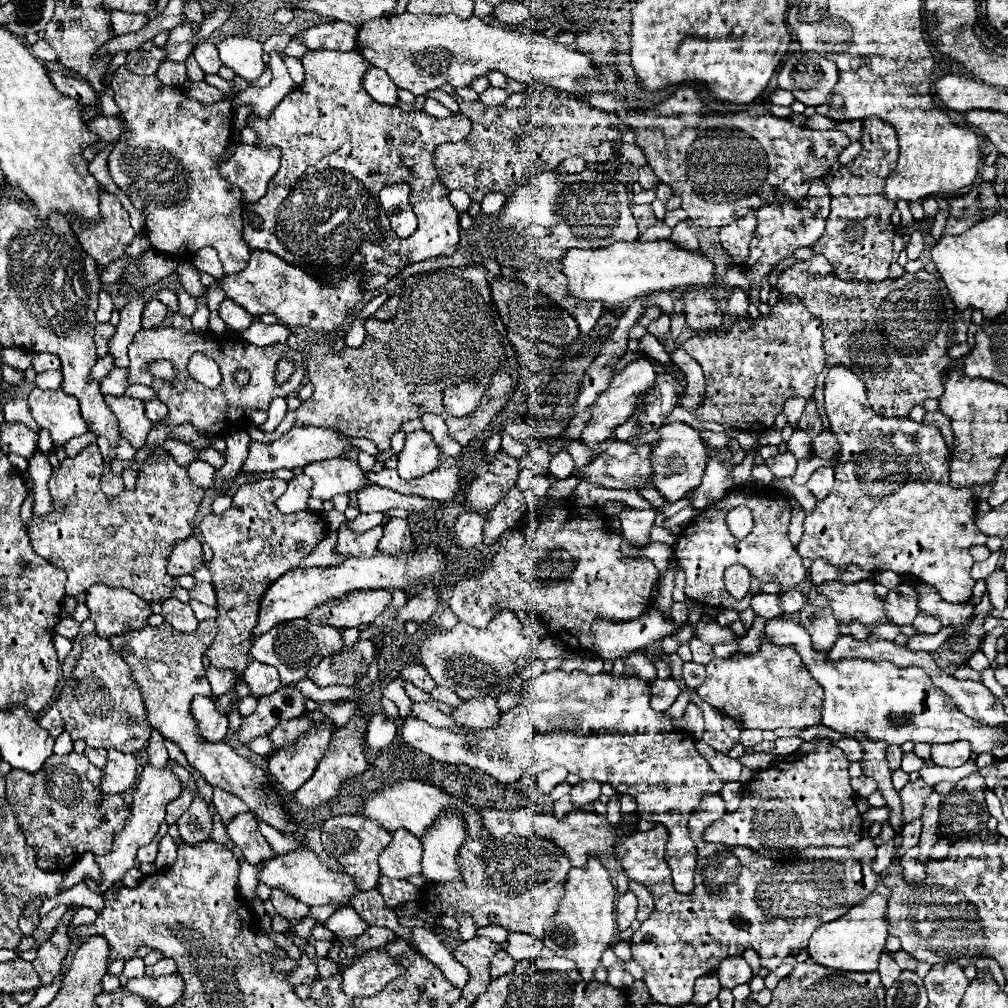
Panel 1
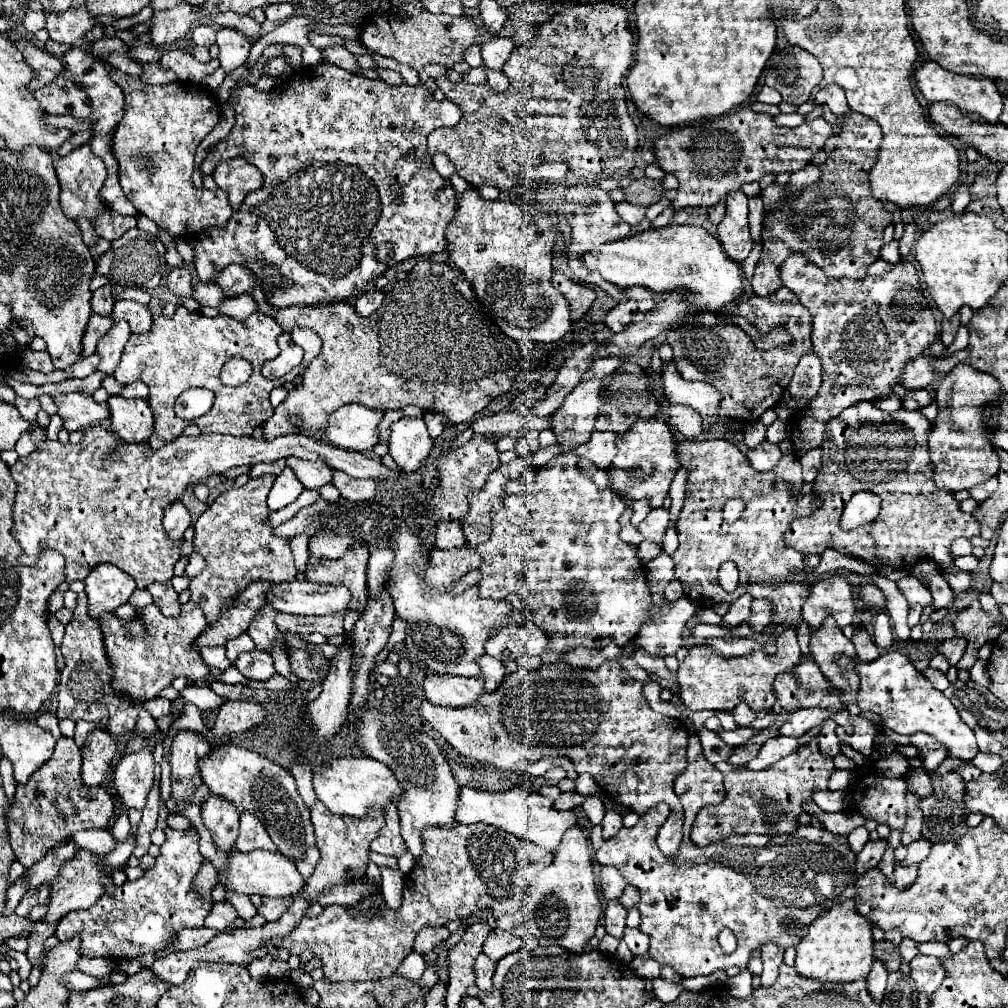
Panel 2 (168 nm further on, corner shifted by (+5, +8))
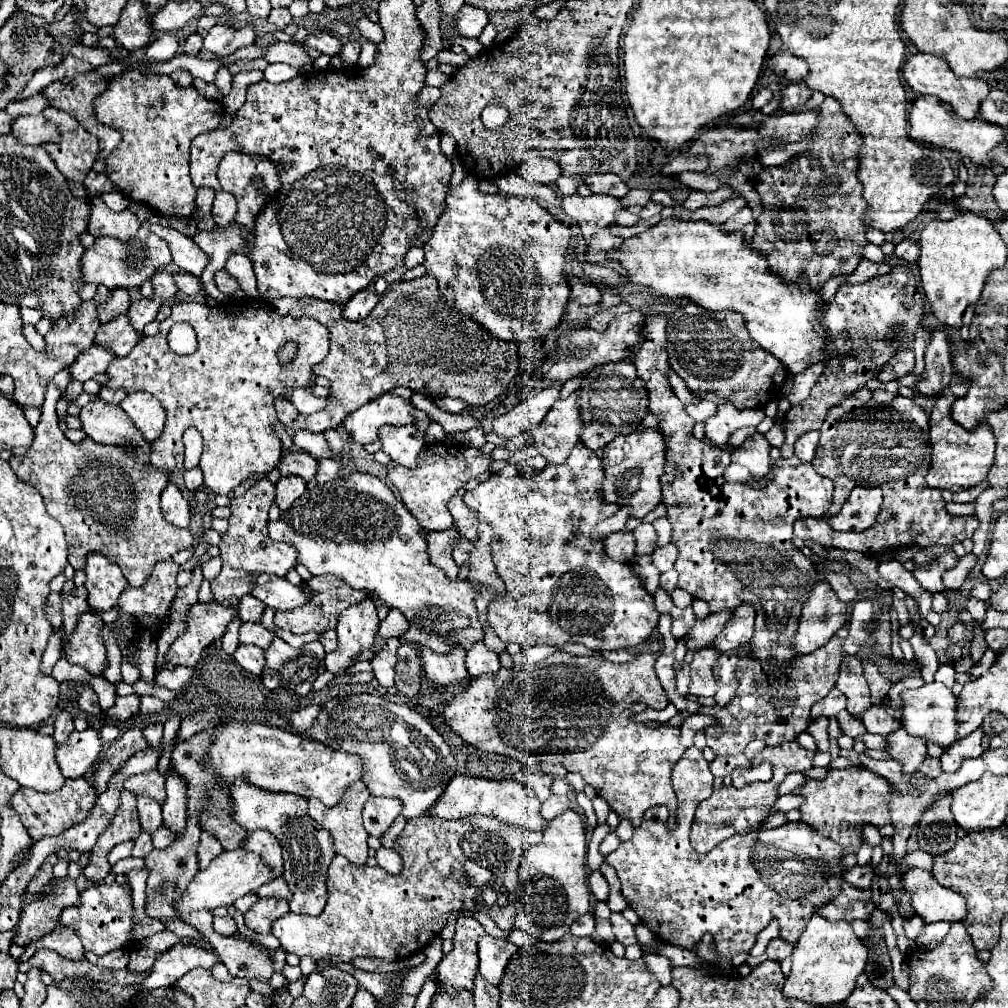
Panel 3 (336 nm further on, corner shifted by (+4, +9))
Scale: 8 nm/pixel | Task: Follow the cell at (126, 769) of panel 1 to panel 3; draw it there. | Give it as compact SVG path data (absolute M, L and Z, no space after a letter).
M85 729L85 731L73 731L67 747L55 749L57 763L61 767L61 773L71 779L85 777L95 771L97 759L101 755L101 737L97 729Z

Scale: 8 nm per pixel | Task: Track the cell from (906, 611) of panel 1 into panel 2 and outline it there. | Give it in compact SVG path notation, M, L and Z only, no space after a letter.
M866 584L866 590L864 590L864 586L860 586L860 596L864 596L860 600L866 606L874 606L874 608L884 608L886 606L884 592L878 586L874 586L874 584Z

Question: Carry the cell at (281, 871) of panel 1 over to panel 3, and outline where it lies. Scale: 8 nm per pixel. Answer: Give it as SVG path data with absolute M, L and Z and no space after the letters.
M233 849L223 851L217 859L209 863L207 869L199 871L199 875L189 883L187 891L183 893L183 899L179 899L179 911L199 911L199 909L215 909L215 907L227 907L233 905L237 897L243 897L247 893L255 893L261 885L273 881L275 875L271 867L261 859L259 855L245 851L245 849Z

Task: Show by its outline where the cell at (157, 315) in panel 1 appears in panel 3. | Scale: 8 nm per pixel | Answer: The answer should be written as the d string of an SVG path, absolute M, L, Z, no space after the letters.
M123 313L99 327L95 343L111 349L115 355L127 355L137 345L139 339L141 339L141 333L133 329L129 321L129 313Z

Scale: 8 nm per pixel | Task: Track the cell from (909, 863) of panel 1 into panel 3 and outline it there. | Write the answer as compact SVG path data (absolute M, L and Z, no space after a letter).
M907 869L901 875L903 891L911 897L911 905L917 915L927 923L935 921L961 921L967 915L965 899L953 889L943 887L933 873L923 869Z

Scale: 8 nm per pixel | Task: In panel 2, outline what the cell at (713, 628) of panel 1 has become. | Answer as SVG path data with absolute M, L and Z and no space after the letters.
M888 652L882 654L874 662L856 662L852 658L840 658L840 666L854 668L860 674L860 696L858 696L858 708L862 710L860 716L876 724L880 730L894 730L898 734L916 734L924 732L930 734L938 744L942 744L948 752L948 758L956 760L972 760L978 754L974 732L962 722L952 702L936 688L932 688L930 680L926 680L904 656L902 652Z

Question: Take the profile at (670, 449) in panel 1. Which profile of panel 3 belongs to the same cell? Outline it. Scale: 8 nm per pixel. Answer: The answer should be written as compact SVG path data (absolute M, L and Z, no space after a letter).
M641 427L633 431L631 435L623 435L613 439L607 447L601 451L601 463L607 471L607 479L603 483L603 495L607 495L607 501L629 505L633 517L645 517L655 505L661 503L661 475L665 467L665 453L667 443L665 435L659 429L647 429Z

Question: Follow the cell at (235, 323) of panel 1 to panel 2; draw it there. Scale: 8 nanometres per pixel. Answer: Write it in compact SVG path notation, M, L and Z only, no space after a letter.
M198 282L194 286L194 292L192 292L192 298L200 302L200 306L212 306L212 308L218 308L224 300L224 294L220 292L220 286L214 282L214 284L202 284Z

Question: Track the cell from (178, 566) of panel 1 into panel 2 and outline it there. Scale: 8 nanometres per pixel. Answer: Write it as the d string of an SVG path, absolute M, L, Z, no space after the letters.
M176 500L174 504L168 504L168 508L164 508L164 528L172 540L182 540L182 534L190 524L192 524L190 512L180 500Z

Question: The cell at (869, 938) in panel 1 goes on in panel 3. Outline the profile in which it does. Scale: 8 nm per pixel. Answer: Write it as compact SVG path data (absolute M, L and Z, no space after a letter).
M815 913L803 935L793 949L793 969L785 981L783 993L787 997L803 999L815 1005L831 1005L845 1001L857 985L857 977L863 973L867 963L867 947L853 933L851 923L847 921L829 921L823 915Z

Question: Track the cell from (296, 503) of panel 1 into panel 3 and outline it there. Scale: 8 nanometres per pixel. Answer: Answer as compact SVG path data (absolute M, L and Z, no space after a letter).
M281 477L279 481L277 481L277 497L275 497L275 501L277 501L277 505L279 505L279 509L281 511L285 511L285 509L289 509L291 507L291 503L297 499L297 497L301 497L305 493L305 481L303 479L299 479L299 477Z

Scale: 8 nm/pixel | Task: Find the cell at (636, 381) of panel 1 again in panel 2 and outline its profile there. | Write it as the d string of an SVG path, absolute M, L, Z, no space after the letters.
M592 378L580 382L564 400L562 408L552 414L550 430L556 434L556 444L570 452L580 444L586 444L594 432L594 420L602 406L600 398L602 380Z

